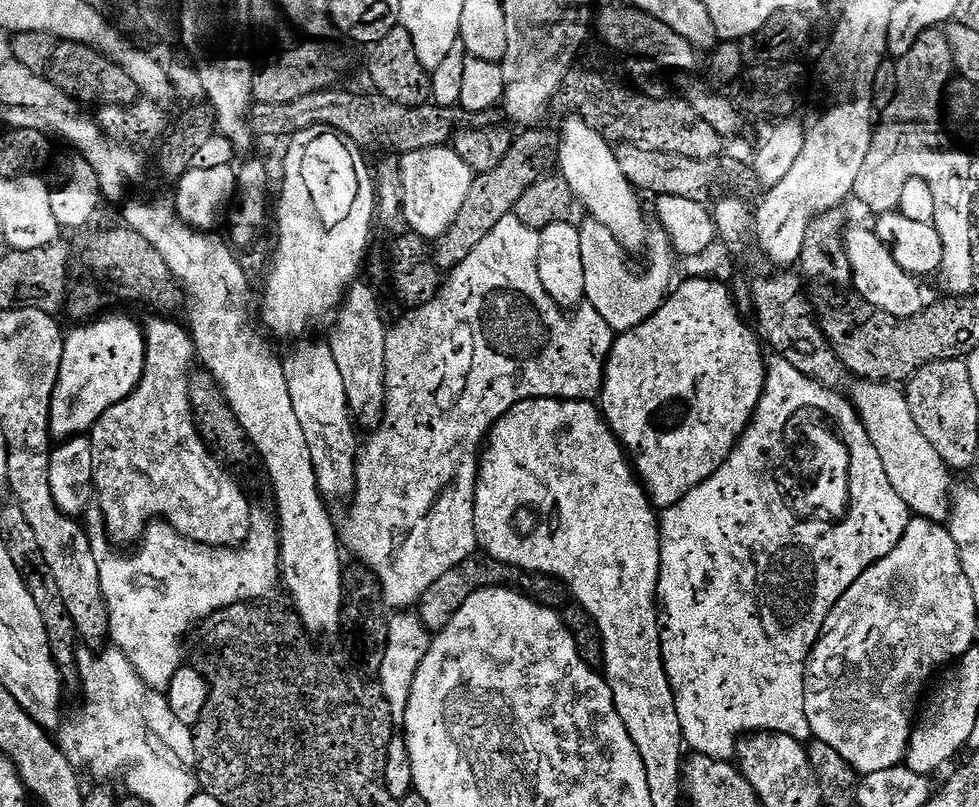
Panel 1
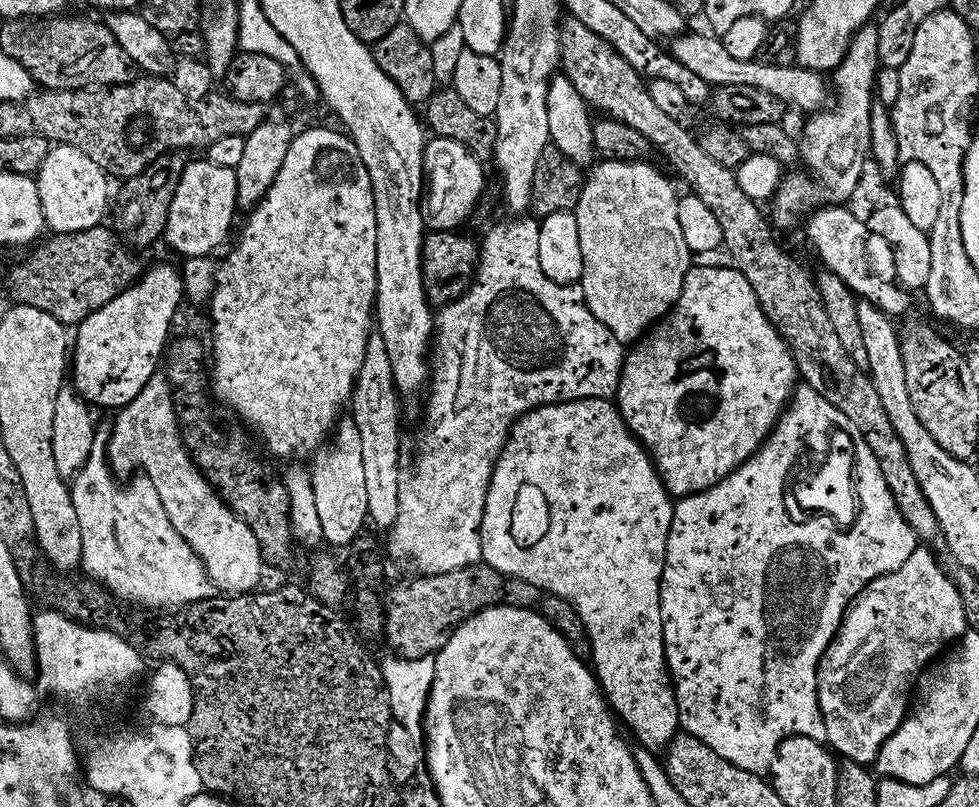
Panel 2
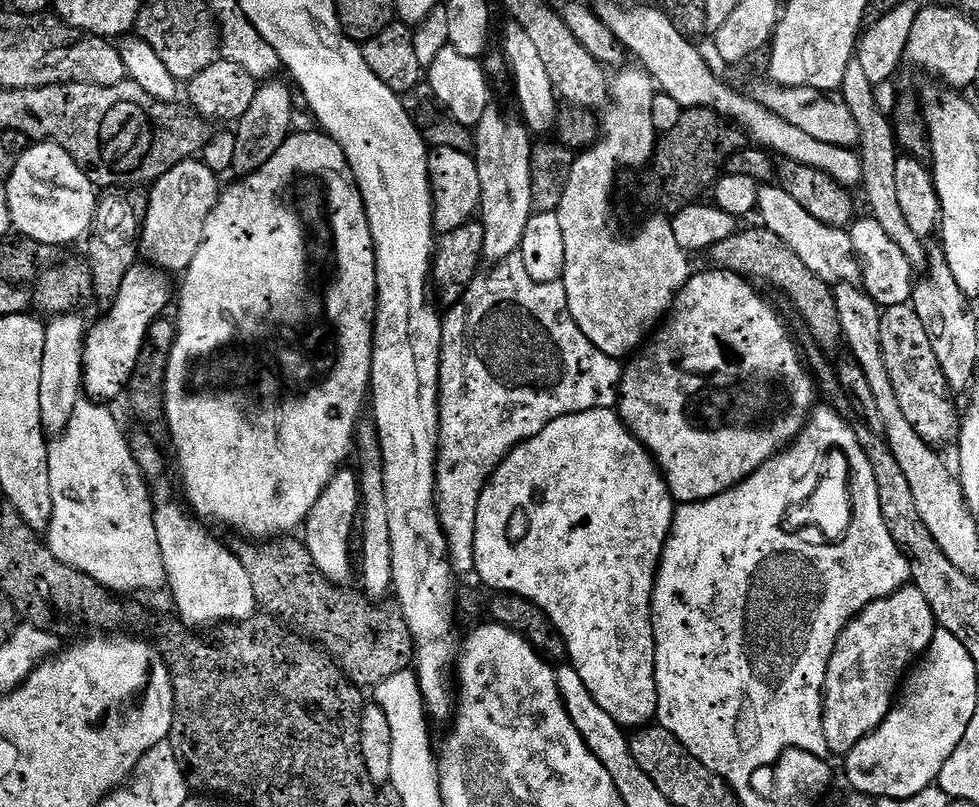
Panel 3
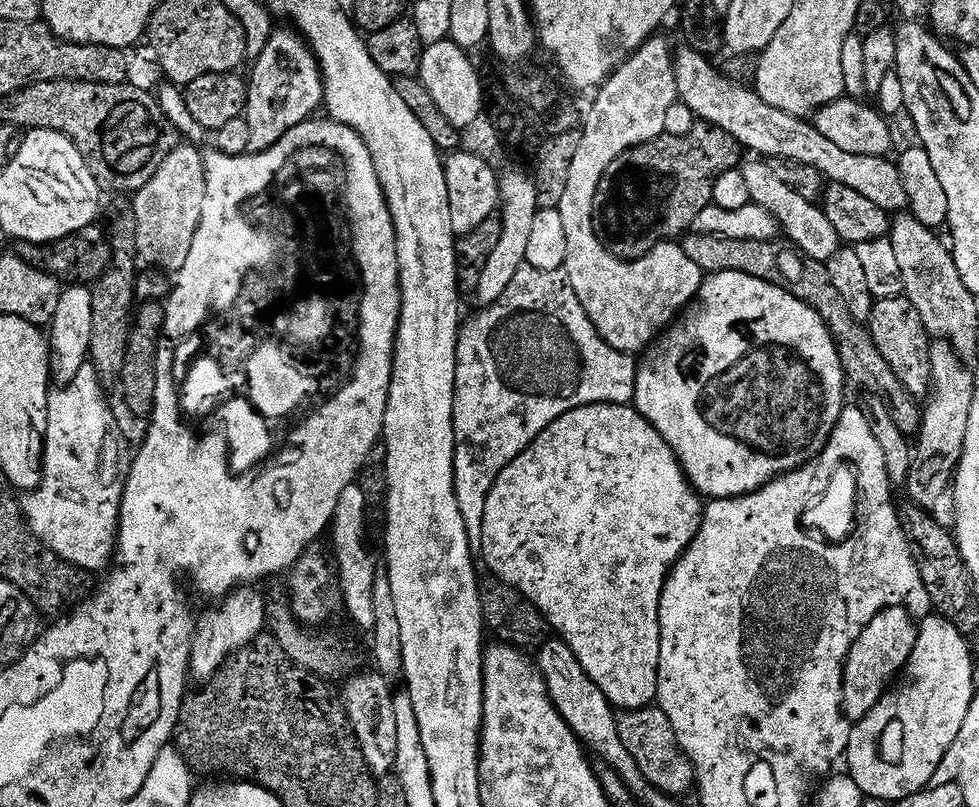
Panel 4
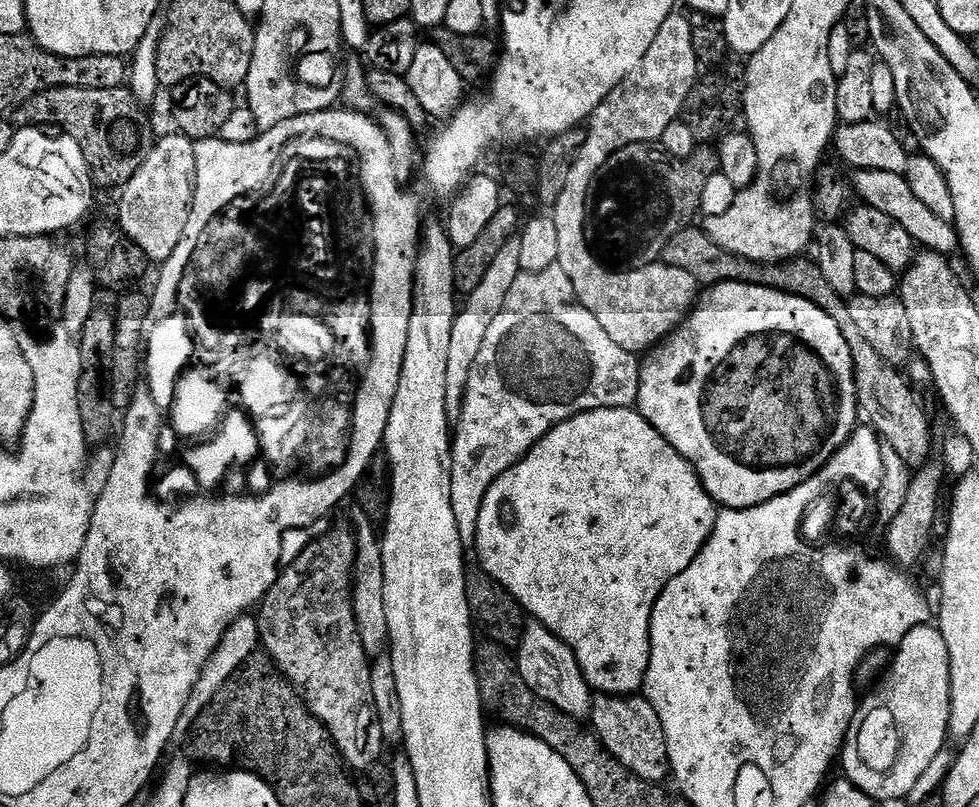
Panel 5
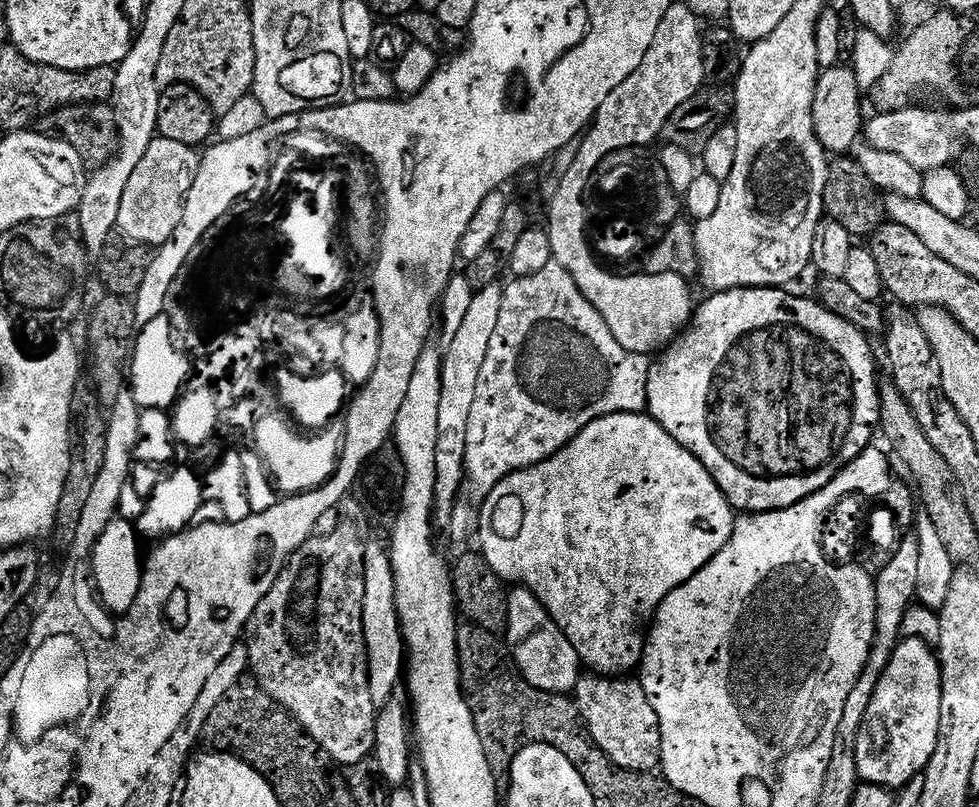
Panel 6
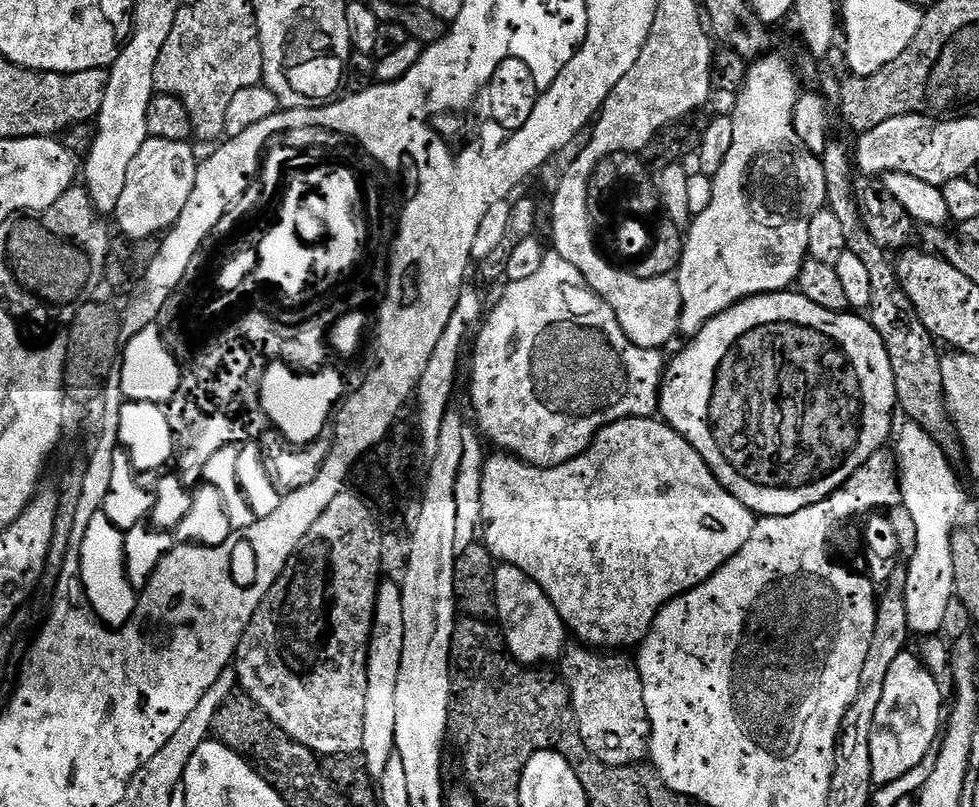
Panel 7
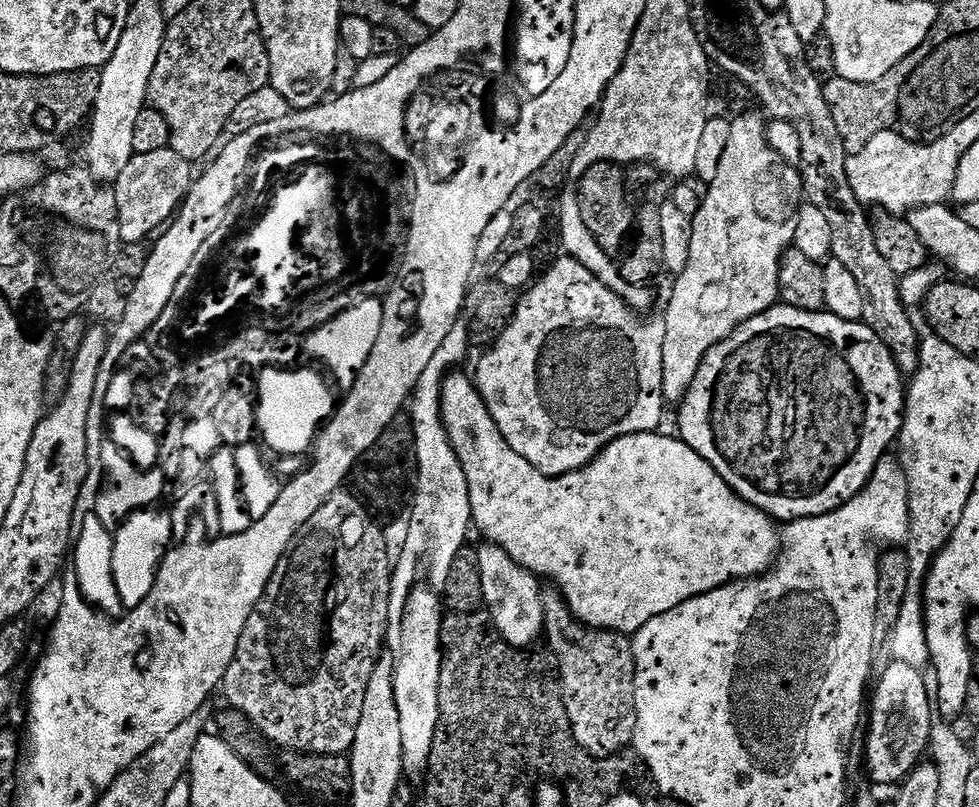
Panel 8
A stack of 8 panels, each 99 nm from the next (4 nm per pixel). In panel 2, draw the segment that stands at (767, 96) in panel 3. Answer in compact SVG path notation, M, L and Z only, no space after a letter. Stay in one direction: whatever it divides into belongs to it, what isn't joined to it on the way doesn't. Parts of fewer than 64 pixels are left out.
M681 34L671 41L670 55L691 73L702 78L703 82L713 89L745 90L761 92L764 96L773 96L792 108L805 114L816 114L825 106L824 80L818 72L810 72L799 66L779 68L776 64L760 64L756 60L734 60L726 54L723 43L719 39L708 36L688 36Z

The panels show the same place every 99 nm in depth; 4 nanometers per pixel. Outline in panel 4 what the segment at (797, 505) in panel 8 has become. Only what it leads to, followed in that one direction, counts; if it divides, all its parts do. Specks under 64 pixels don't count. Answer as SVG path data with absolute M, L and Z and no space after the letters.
M713 272L705 279L695 300L680 313L678 319L657 339L648 345L636 370L636 398L634 407L645 416L656 433L672 447L676 458L688 477L689 484L701 497L709 501L733 500L735 496L749 496L759 488L765 488L771 480L784 476L808 461L815 461L831 438L836 423L846 407L844 400L846 377L836 343L832 340L827 324L815 310L806 306L794 294L786 294L778 286L770 286L758 278L750 278L737 272Z

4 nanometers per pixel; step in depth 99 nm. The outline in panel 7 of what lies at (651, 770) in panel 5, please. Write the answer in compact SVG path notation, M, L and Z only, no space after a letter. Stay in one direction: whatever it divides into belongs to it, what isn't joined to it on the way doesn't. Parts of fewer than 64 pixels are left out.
M588 646L569 647L559 661L559 675L570 693L576 731L594 759L610 768L630 768L650 756L651 728L642 698L639 668L624 654L601 654Z

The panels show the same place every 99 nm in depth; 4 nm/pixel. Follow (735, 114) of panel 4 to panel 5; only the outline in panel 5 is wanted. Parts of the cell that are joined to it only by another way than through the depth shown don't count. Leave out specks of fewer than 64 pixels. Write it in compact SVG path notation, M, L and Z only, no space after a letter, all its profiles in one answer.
M865 168L853 171L850 176L855 195L860 196L867 207L882 210L882 214L890 214L898 226L902 226L912 235L921 249L929 252L949 254L956 252L958 237L955 227L949 221L935 217L930 209L910 190L907 175L898 172L883 172L882 170L866 170Z

